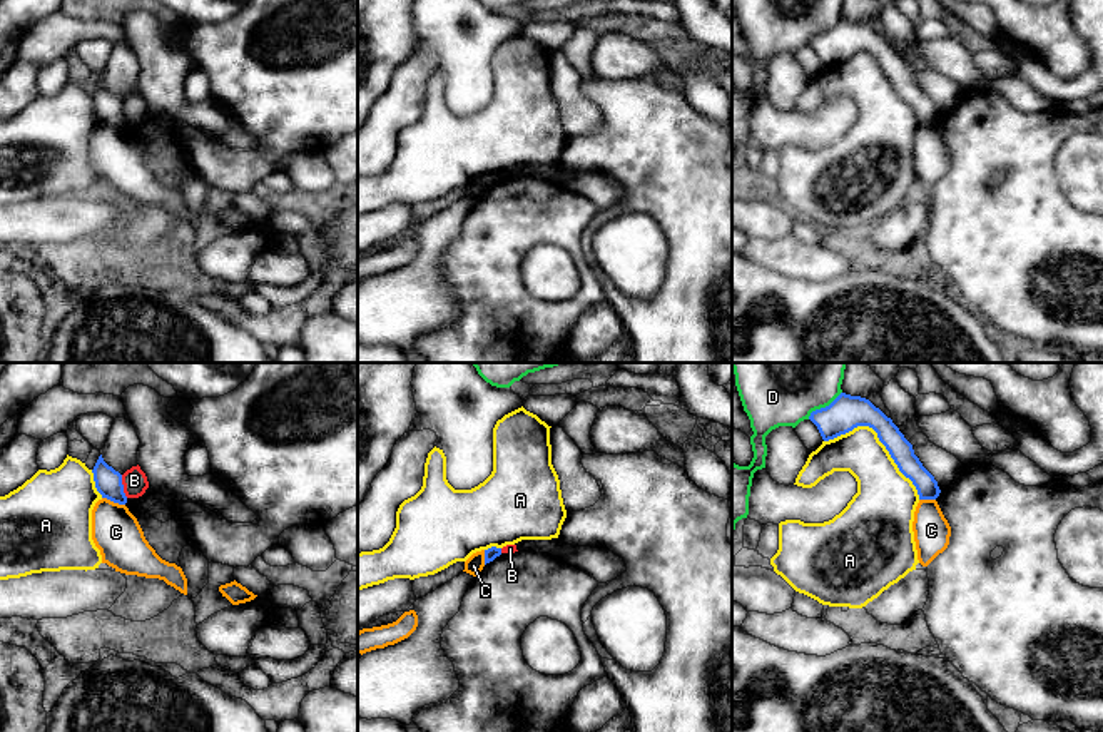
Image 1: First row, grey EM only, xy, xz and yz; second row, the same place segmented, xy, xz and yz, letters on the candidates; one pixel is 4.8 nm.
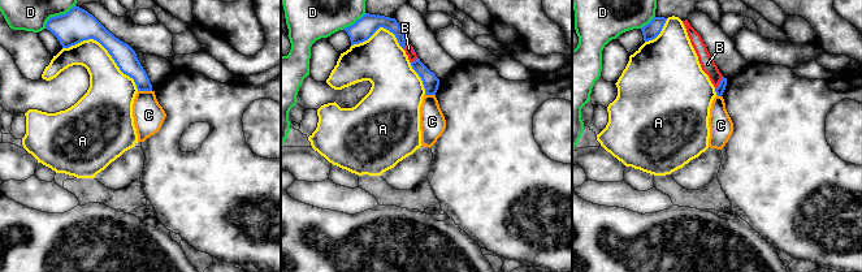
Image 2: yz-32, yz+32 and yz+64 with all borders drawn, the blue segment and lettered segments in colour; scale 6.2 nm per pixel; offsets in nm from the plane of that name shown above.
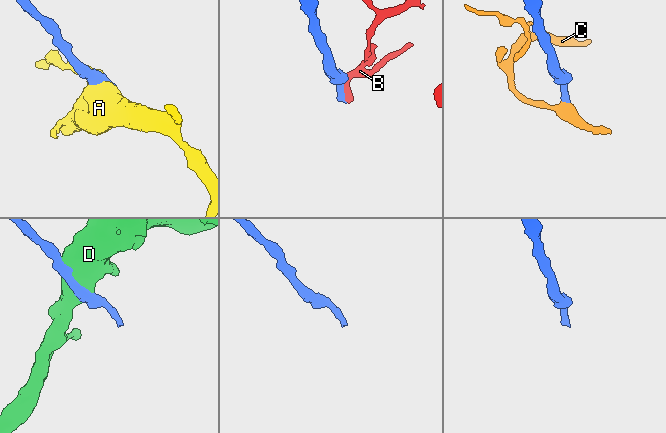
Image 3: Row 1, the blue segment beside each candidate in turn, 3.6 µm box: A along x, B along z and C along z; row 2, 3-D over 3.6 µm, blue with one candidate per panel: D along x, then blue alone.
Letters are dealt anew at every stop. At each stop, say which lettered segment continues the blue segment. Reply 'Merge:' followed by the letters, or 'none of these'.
Merge: B

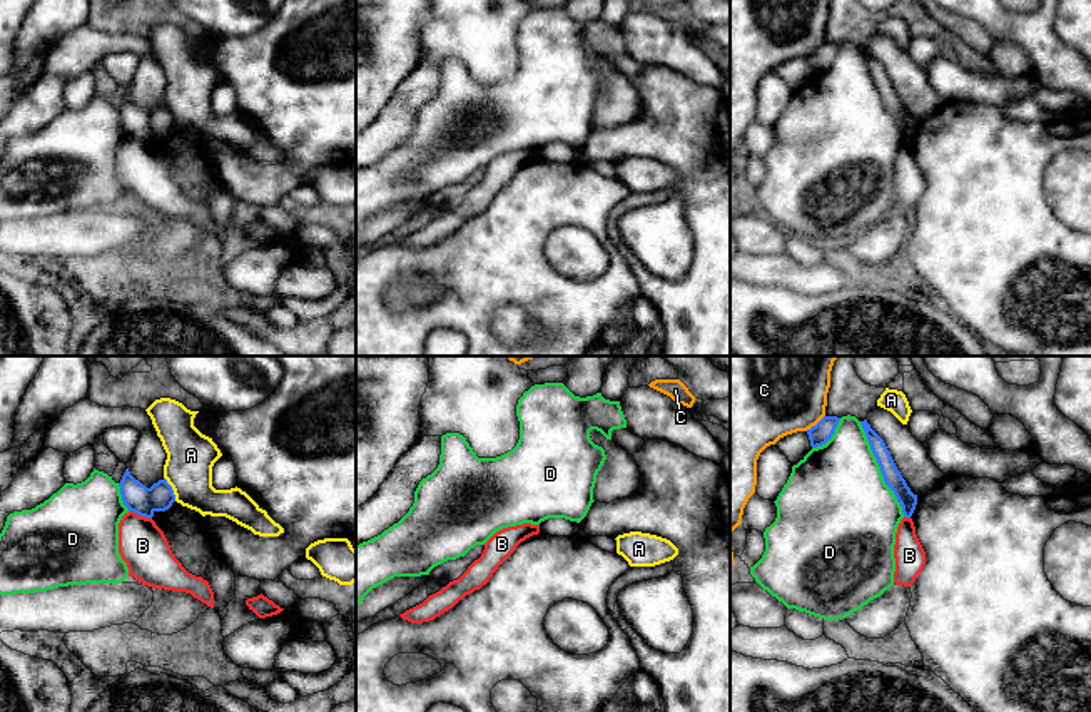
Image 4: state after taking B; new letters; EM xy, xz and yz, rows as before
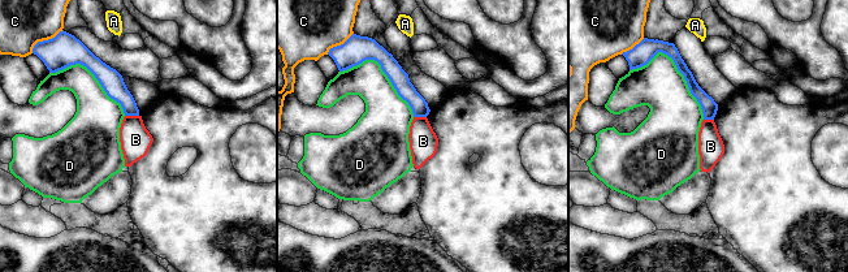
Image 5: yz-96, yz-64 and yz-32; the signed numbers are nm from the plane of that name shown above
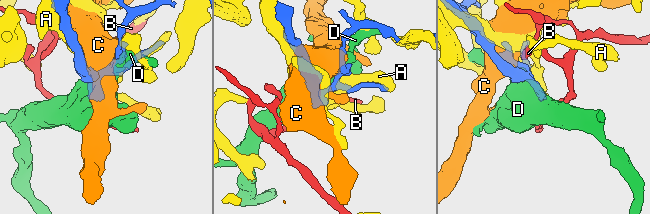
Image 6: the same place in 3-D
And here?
Merge: none of these

